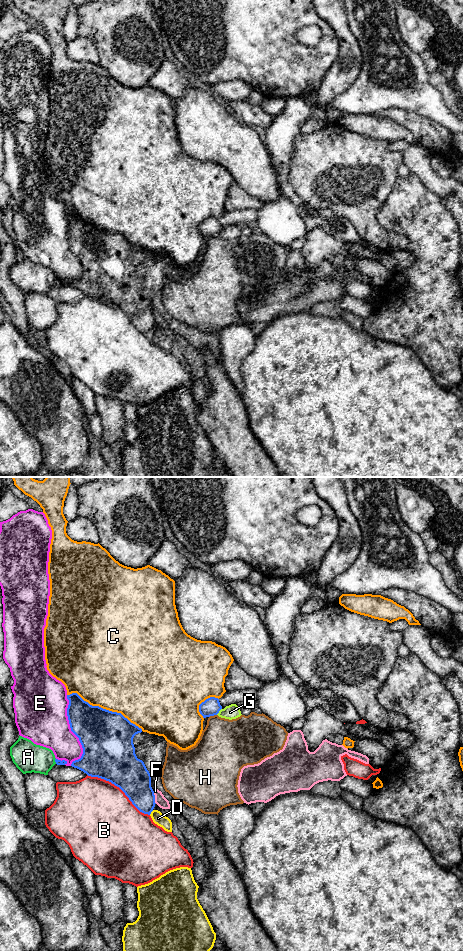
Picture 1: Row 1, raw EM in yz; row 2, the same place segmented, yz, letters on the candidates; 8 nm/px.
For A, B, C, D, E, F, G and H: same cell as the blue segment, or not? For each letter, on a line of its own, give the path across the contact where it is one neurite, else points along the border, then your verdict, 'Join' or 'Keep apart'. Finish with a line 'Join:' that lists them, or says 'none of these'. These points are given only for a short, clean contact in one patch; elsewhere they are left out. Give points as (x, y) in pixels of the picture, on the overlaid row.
A: Keep apart
B: Keep apart
C: Keep apart
D: Keep apart
E: Keep apart
F: Keep apart
G: Boundary: yz (221, 708), (216, 714). Keep apart
H: Keep apart
Join: none of these

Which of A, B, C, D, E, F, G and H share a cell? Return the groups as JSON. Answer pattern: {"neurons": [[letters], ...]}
{"neurons": [["A"], ["B"], ["C"], ["D"], ["E"], ["F"], ["G"], ["H"]]}

